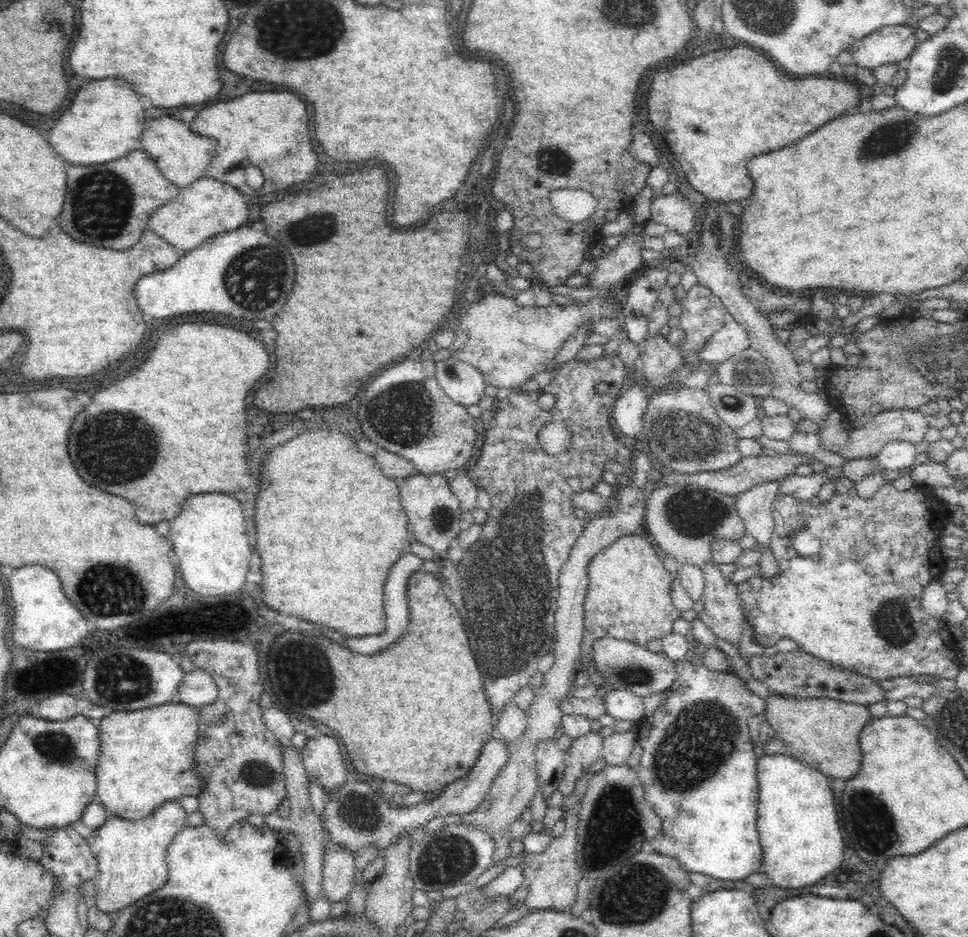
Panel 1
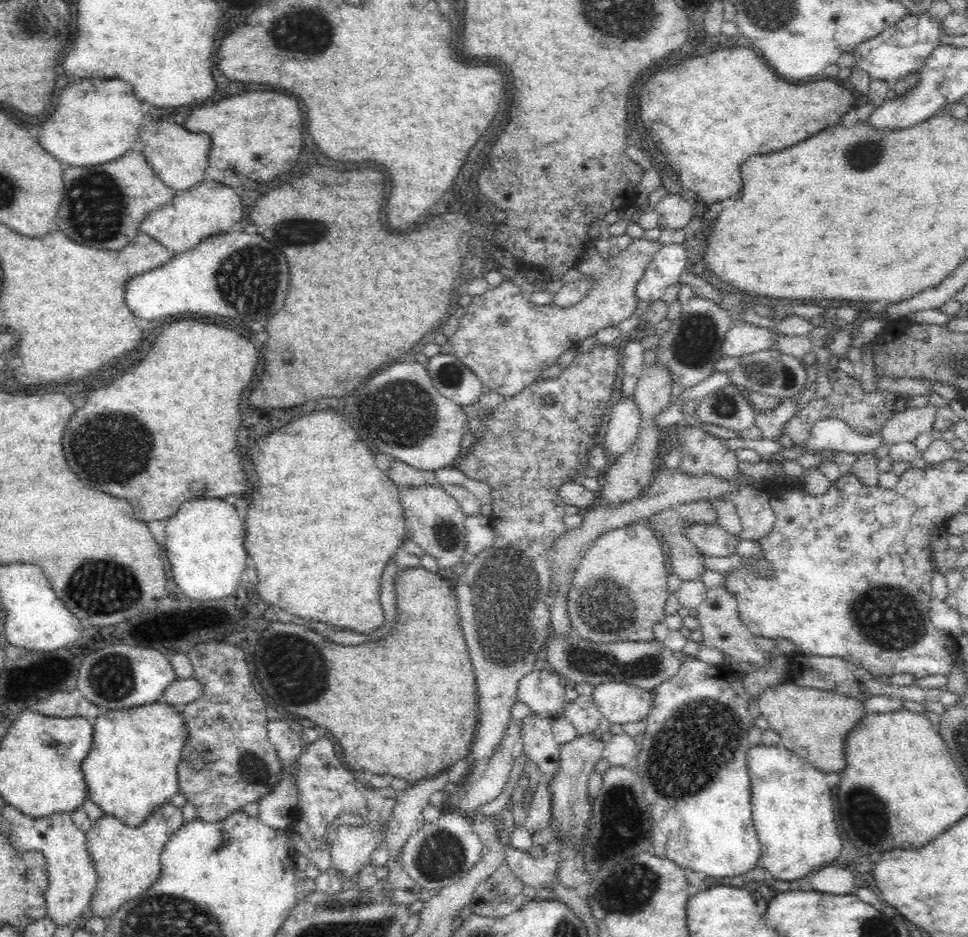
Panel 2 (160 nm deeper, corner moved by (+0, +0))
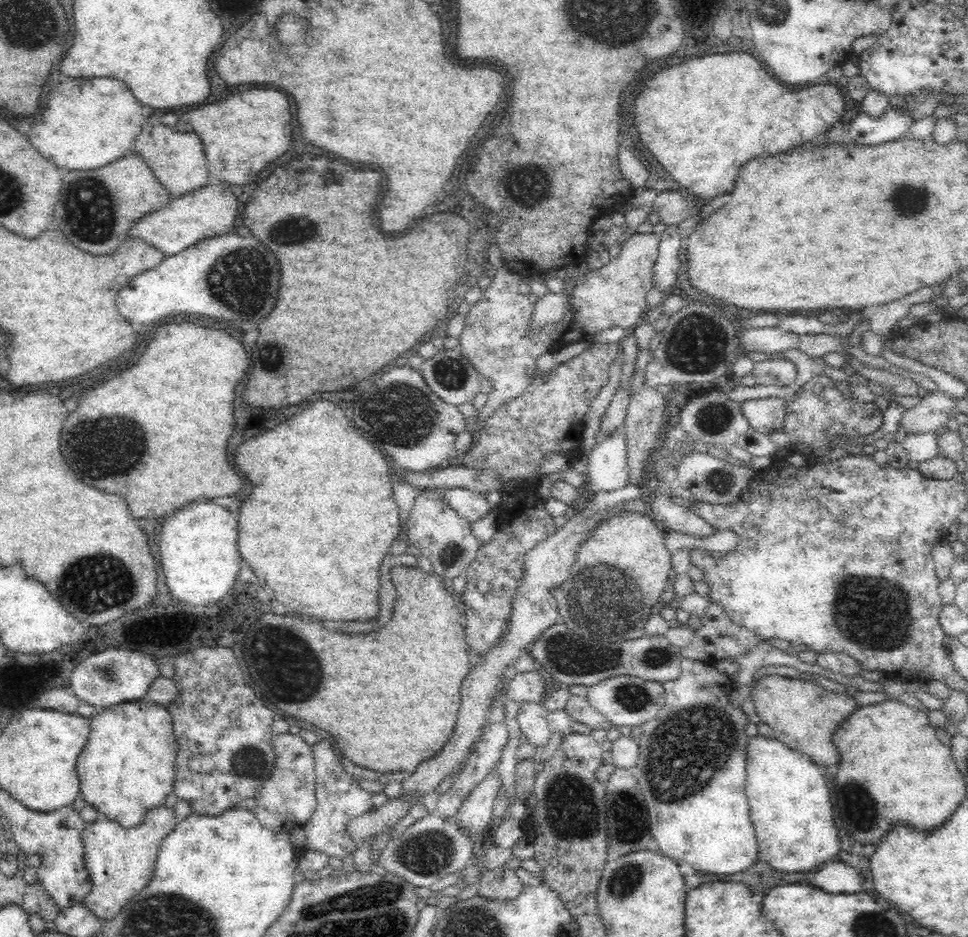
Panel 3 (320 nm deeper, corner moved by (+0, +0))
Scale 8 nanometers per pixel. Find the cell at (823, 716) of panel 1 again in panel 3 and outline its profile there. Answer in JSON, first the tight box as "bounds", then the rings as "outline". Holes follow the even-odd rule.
{"bounds":[749,674,858,766],"outline":[[[777,674],[762,677],[752,685],[752,695],[749,699],[755,707],[756,714],[762,722],[766,722],[772,730],[774,737],[780,742],[786,744],[790,748],[807,754],[816,764],[824,764],[824,766],[832,766],[838,764],[840,755],[838,749],[832,742],[832,734],[838,724],[850,716],[858,707],[856,700],[844,694],[836,694],[831,690],[824,689],[816,683],[806,679],[796,679],[785,677]]]}

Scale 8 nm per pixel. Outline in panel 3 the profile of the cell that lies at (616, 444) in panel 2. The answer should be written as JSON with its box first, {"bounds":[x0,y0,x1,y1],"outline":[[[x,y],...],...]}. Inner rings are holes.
{"bounds":[586,432,630,495],"outline":[[[618,432],[600,439],[586,455],[586,495],[622,490],[630,484],[627,442]]]}

